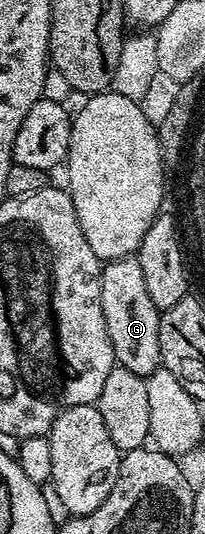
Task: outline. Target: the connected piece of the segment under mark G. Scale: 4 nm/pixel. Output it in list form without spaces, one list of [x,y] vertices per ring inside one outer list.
[[[136,256],[114,258],[102,265],[99,304],[103,304],[107,336],[111,336],[116,365],[129,369],[144,379],[161,369],[159,320],[162,311],[155,308],[155,300],[151,300],[151,295],[147,292],[143,264],[139,264]]]

